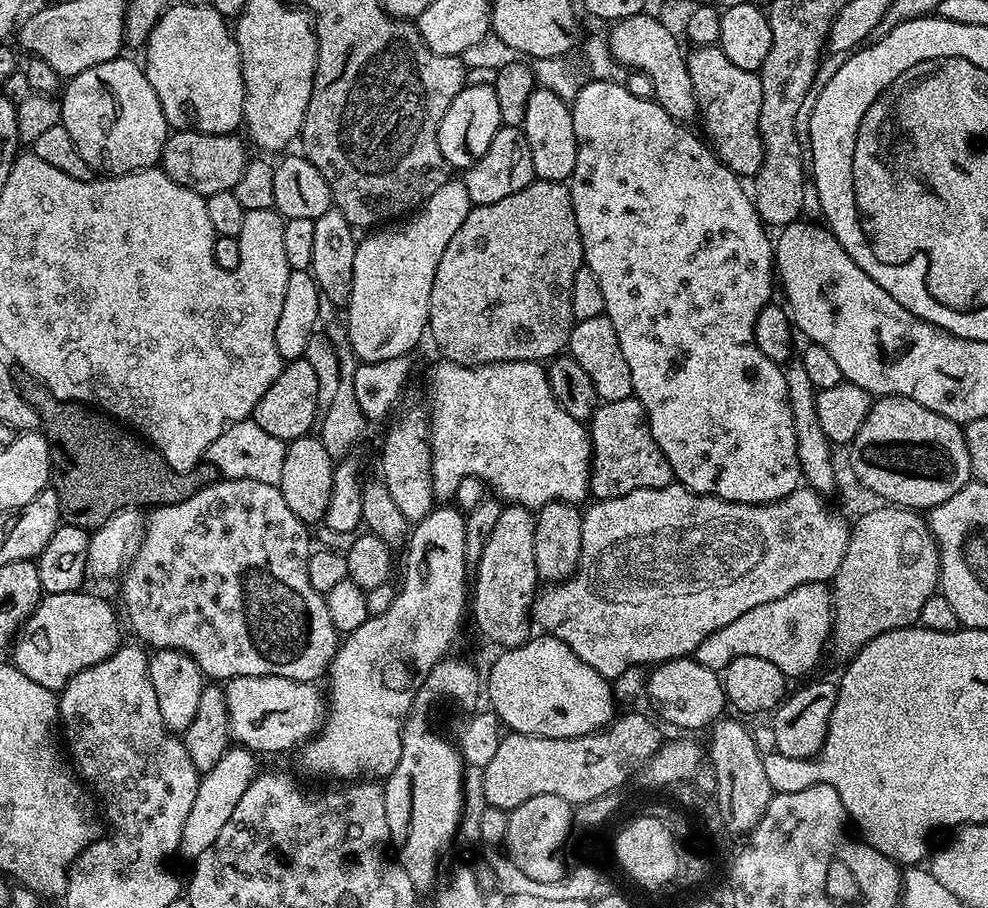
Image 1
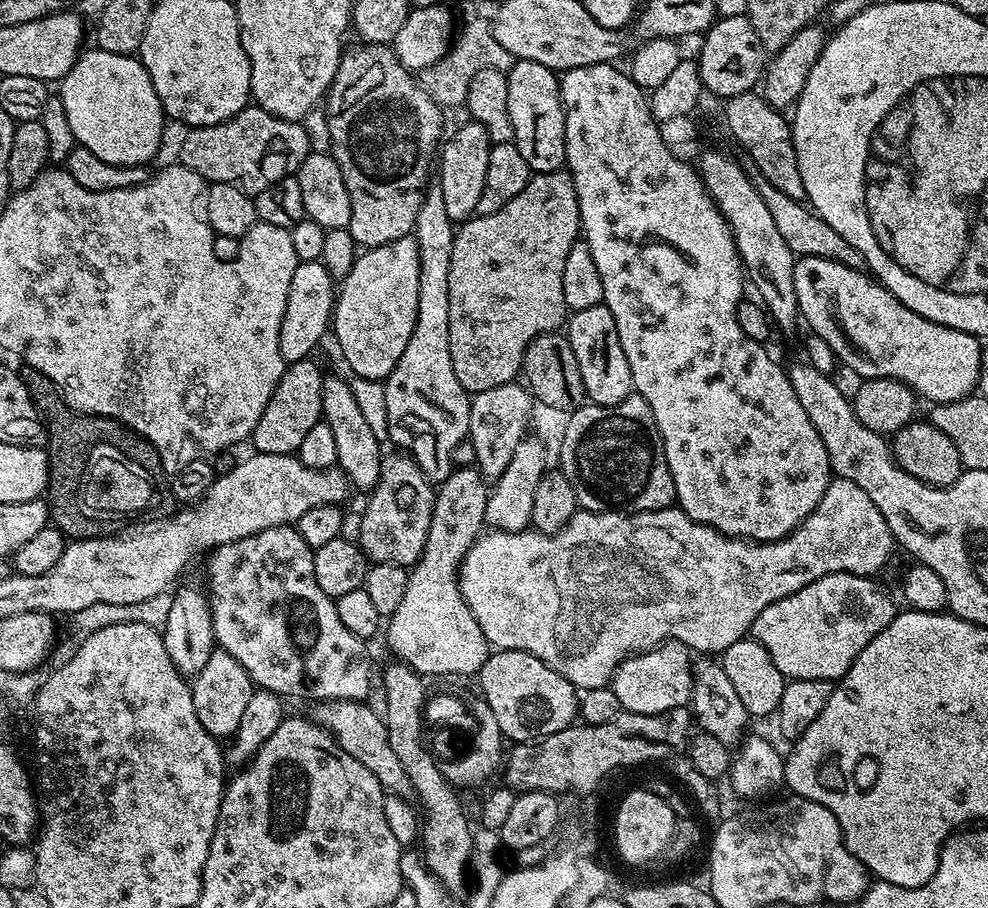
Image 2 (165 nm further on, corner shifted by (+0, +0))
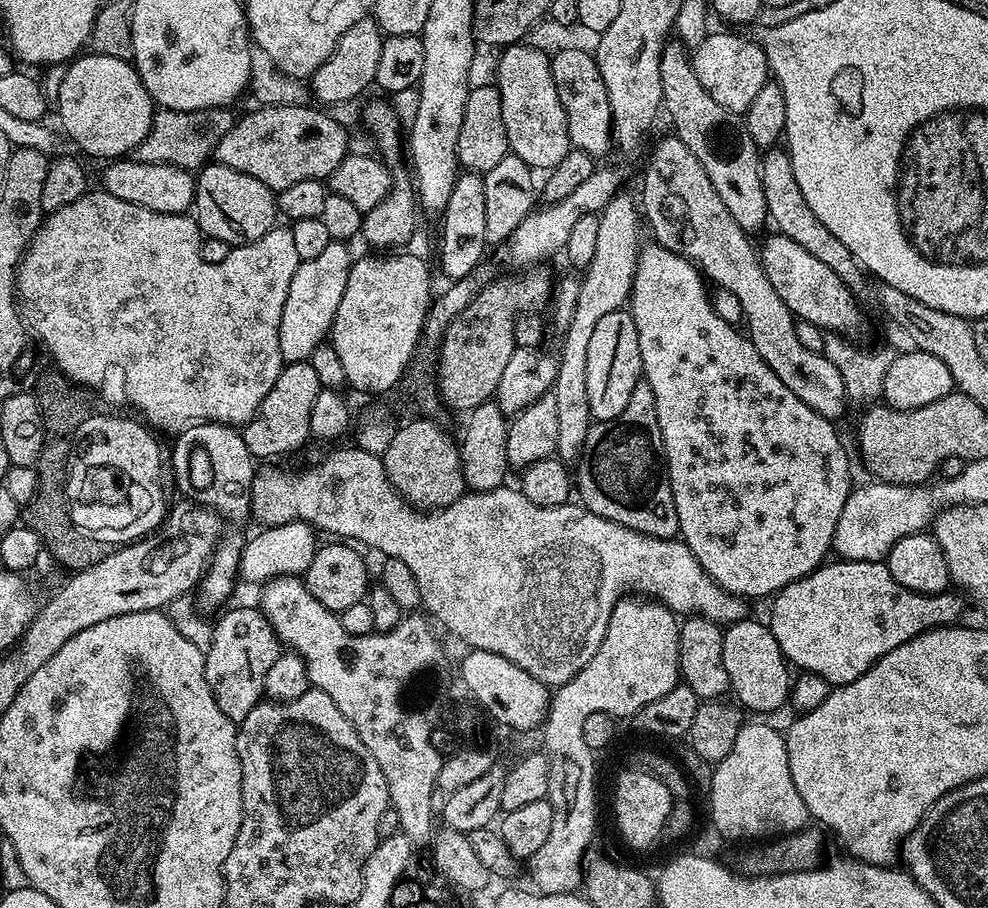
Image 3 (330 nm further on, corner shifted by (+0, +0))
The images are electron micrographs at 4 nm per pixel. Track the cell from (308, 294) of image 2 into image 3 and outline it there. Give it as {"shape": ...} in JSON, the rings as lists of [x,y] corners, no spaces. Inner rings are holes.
{"shape":[[[344,242],[330,243],[315,258],[300,261],[298,270],[294,270],[286,306],[282,306],[282,322],[278,322],[278,350],[282,350],[285,364],[311,361],[314,350],[329,339],[342,294],[346,294],[346,278],[350,278],[354,263],[348,248]]]}

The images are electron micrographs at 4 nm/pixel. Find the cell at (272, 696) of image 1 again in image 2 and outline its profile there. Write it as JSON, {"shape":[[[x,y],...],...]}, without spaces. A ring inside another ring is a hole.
{"shape":[[[325,700],[315,705],[314,720],[334,737],[338,746],[342,746],[346,754],[350,754],[350,758],[358,758],[358,762],[362,762],[362,766],[366,766],[366,770],[370,770],[370,774],[378,778],[385,793],[405,798],[411,797],[413,790],[410,774],[406,774],[402,761],[398,759],[398,754],[394,754],[390,746],[383,715],[377,709],[375,712],[370,705],[371,703],[368,702],[354,700]]]}

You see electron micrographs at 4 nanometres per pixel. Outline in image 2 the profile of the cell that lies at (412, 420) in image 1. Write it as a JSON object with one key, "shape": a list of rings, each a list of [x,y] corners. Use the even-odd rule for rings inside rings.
{"shape":[[[429,183],[424,189],[422,206],[418,210],[416,223],[416,245],[418,246],[418,318],[414,322],[414,334],[398,358],[398,366],[390,370],[387,380],[383,381],[386,390],[386,422],[388,423],[388,440],[396,443],[399,451],[412,457],[426,474],[433,485],[440,485],[451,474],[454,461],[452,455],[456,447],[465,443],[470,426],[470,394],[458,382],[454,375],[454,362],[450,362],[450,250],[454,250],[454,221],[446,214],[445,199],[439,183]]]}

